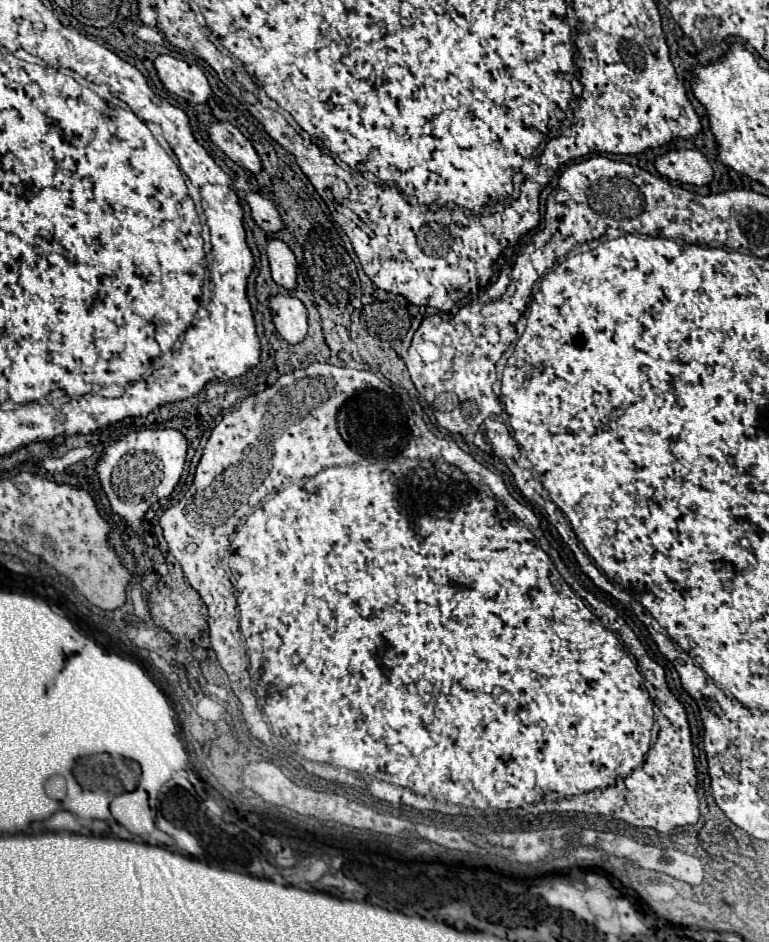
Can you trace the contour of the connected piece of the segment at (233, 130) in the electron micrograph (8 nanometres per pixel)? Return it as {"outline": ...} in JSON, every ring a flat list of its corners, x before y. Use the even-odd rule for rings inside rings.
{"outline":[[216,122,210,126,208,130,210,134,210,140,214,144,218,144,228,158,232,158,238,166,258,174,262,170,262,164,260,164,260,158,254,150,254,146,250,144,250,140,232,124,228,122]]}

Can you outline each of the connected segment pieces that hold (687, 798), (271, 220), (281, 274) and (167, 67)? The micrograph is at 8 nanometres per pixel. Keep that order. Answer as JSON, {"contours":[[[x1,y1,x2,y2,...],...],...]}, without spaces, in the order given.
{"contours":[[[622,618,614,620,614,632,622,640,622,644,628,648,630,654,636,658,636,666,640,674,652,684,654,688,654,702,660,708,660,716,664,720,658,720,658,738,654,746,648,750,646,760,640,768,636,768,630,776,616,780,604,790,592,790,588,794,580,794,568,802,562,802,564,810,578,810,578,812,594,812,594,814,606,814,614,816,618,820,624,820,632,826,648,826,658,832,670,832,676,826,694,824,700,816,700,802,696,796,696,766,694,766,694,754,692,754,692,740,690,740,690,724,686,718,686,712,682,704,674,698,674,694,666,686,664,670,650,660,644,646,636,638,636,634,624,624]],[[248,194,248,204,252,208,252,218,254,222,266,232,266,234,274,234,282,230,282,218,278,214,278,210,274,208,274,204,270,200,266,200,260,194]],[[270,240,268,260,270,260,274,282,284,286,286,290,294,290,296,288,296,260,290,248,282,240]],[[158,56,154,60,154,66,162,84,170,92,196,104,204,104,210,98,210,84,196,64,188,64,172,56]]]}

